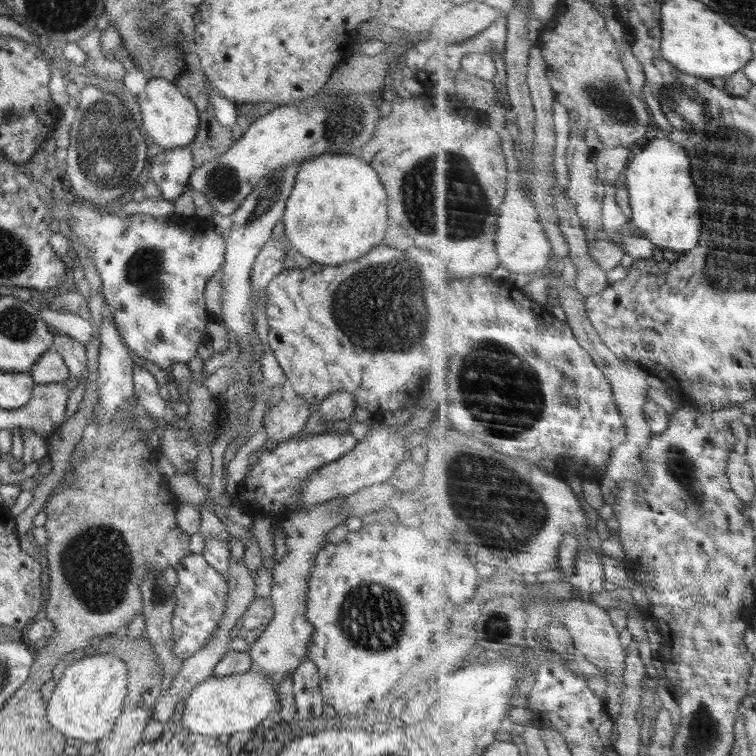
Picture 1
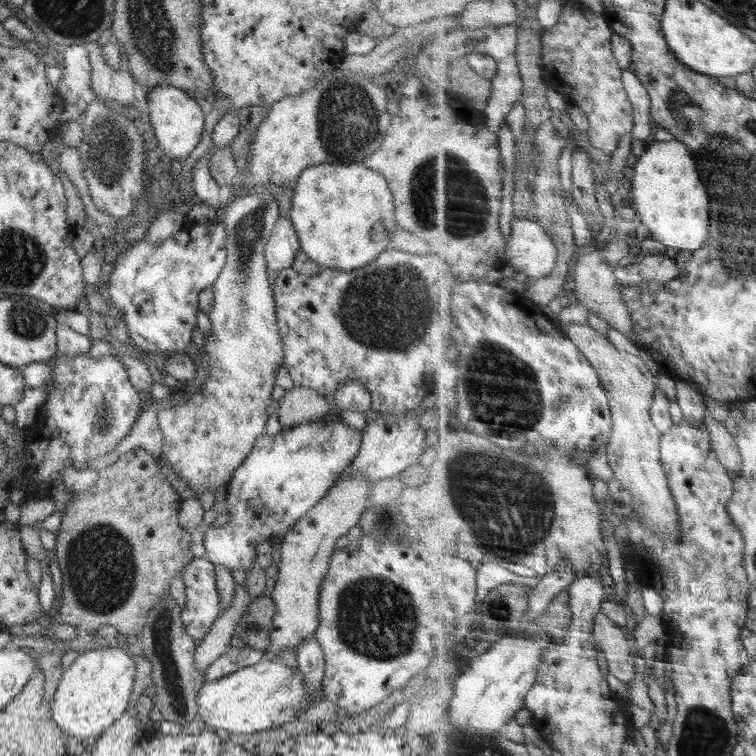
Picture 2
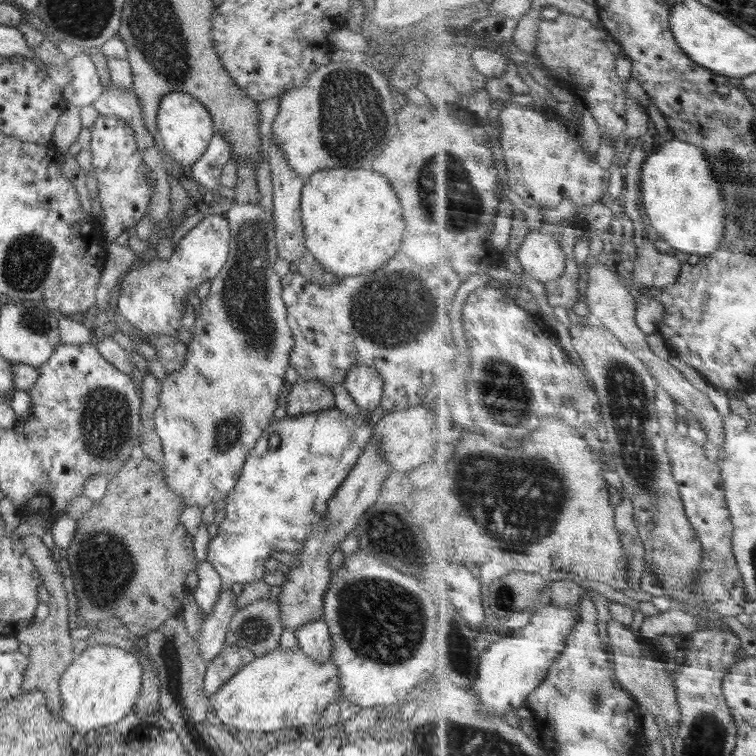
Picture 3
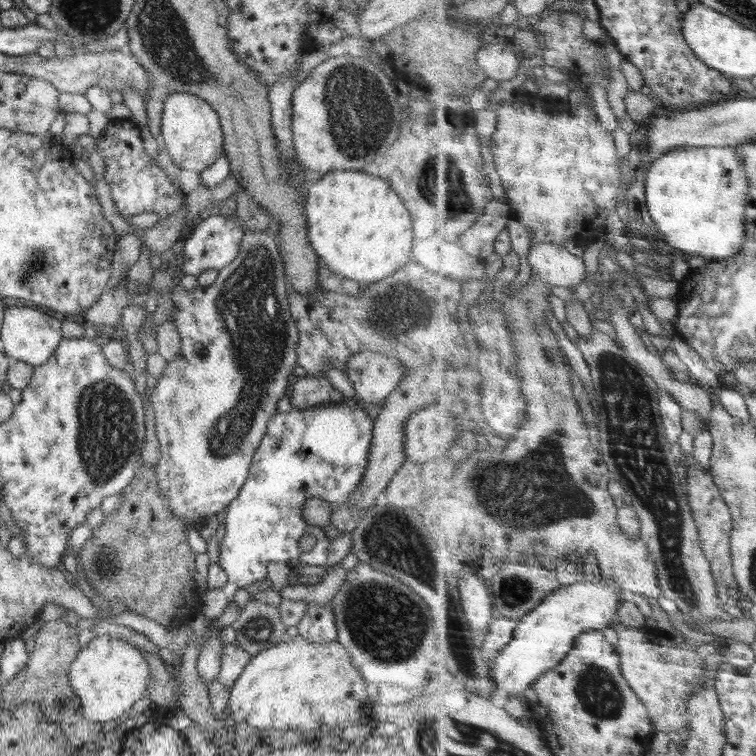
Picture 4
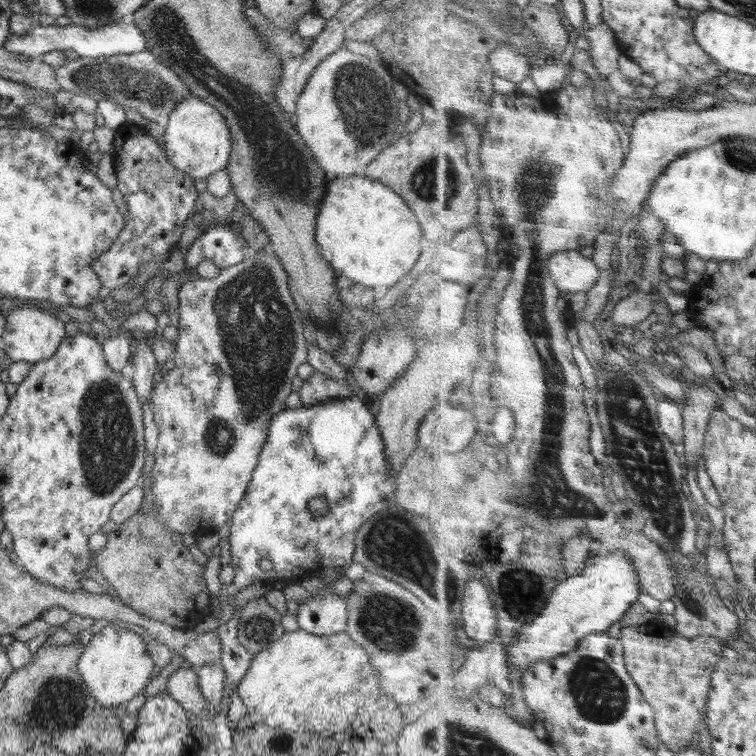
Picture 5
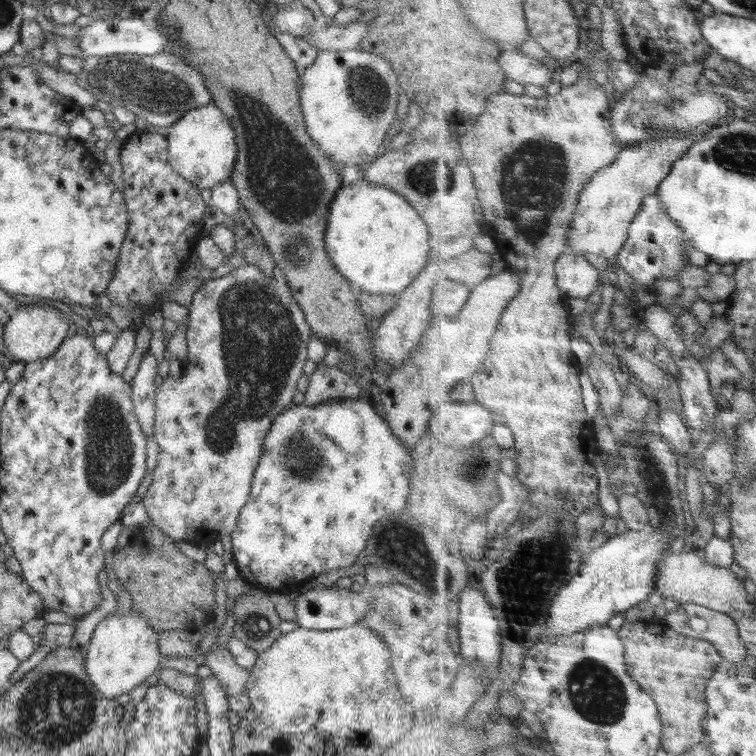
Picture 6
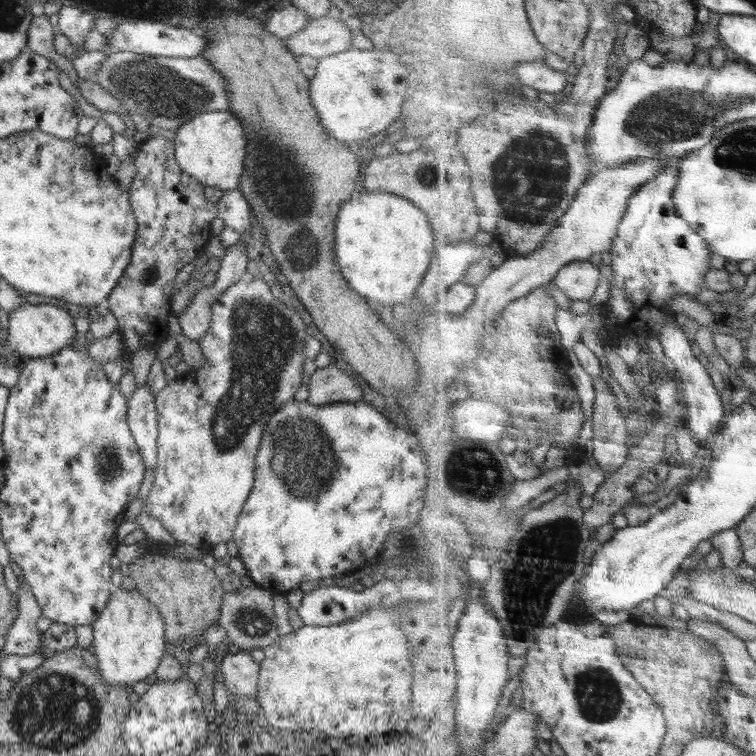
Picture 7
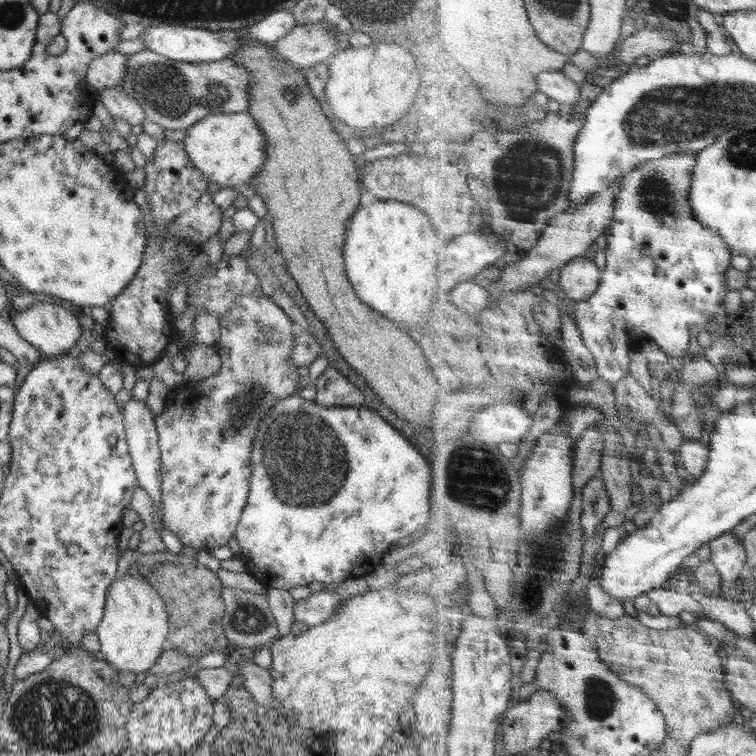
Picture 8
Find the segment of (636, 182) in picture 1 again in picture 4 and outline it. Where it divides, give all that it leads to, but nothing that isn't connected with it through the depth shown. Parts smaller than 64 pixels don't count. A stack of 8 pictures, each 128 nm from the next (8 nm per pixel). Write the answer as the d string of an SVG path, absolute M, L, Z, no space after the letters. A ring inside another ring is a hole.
M736 146L682 147L673 149L650 167L646 182L647 206L669 245L686 254L716 260L738 256L746 242L746 196L750 189L749 170Z

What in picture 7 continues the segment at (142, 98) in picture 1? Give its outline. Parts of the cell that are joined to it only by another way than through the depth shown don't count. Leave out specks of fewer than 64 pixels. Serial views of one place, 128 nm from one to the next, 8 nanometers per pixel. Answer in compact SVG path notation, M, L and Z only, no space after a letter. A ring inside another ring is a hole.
M214 111L193 116L170 134L178 166L194 180L222 191L239 188L239 178L244 170L246 137L240 119L228 111Z

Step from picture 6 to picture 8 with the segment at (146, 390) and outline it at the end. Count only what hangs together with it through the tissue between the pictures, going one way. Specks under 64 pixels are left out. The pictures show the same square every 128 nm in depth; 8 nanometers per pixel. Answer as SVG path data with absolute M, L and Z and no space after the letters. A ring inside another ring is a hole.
M130 399L123 406L123 423L129 446L129 453L132 459L132 464L139 482L142 487L151 497L152 508L155 510L155 526L157 533L164 527L161 519L162 509L162 493L161 493L161 452L159 449L159 434L155 425L155 417L152 411L146 405L146 401L138 399Z

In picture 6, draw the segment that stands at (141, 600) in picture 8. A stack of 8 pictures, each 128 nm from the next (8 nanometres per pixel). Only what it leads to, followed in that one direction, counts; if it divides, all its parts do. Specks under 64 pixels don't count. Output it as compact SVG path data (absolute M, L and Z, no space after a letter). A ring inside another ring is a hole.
M131 609L128 615L107 616L103 621L98 623L83 651L85 651L85 669L89 674L89 680L100 694L103 694L106 698L114 699L121 694L134 690L148 676L156 673L162 660L162 654L158 646L158 631L137 609Z

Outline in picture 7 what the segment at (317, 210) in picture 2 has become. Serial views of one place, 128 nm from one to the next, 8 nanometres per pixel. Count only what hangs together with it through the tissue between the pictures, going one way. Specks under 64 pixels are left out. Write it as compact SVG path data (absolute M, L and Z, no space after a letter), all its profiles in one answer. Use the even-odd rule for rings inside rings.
M360 187L348 200L342 202L337 214L336 228L336 253L337 264L340 266L342 276L354 292L366 298L371 304L394 305L402 304L407 300L416 299L418 286L430 268L432 256L436 246L432 228L428 218L422 210L418 210L413 202L401 196L385 193L370 192Z

